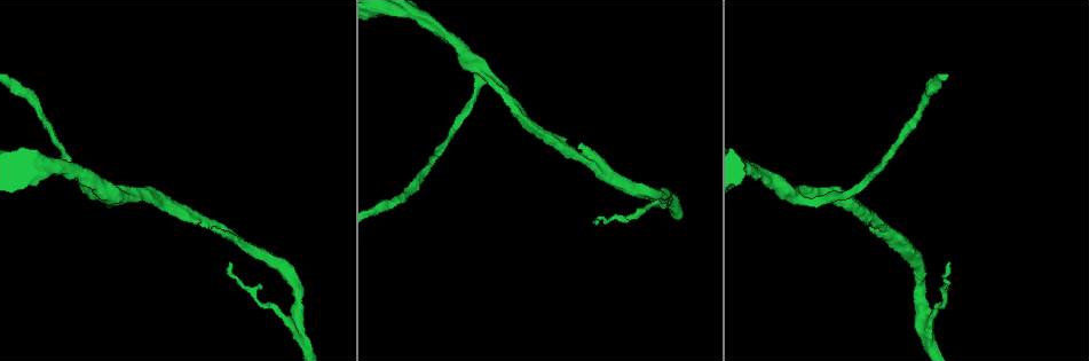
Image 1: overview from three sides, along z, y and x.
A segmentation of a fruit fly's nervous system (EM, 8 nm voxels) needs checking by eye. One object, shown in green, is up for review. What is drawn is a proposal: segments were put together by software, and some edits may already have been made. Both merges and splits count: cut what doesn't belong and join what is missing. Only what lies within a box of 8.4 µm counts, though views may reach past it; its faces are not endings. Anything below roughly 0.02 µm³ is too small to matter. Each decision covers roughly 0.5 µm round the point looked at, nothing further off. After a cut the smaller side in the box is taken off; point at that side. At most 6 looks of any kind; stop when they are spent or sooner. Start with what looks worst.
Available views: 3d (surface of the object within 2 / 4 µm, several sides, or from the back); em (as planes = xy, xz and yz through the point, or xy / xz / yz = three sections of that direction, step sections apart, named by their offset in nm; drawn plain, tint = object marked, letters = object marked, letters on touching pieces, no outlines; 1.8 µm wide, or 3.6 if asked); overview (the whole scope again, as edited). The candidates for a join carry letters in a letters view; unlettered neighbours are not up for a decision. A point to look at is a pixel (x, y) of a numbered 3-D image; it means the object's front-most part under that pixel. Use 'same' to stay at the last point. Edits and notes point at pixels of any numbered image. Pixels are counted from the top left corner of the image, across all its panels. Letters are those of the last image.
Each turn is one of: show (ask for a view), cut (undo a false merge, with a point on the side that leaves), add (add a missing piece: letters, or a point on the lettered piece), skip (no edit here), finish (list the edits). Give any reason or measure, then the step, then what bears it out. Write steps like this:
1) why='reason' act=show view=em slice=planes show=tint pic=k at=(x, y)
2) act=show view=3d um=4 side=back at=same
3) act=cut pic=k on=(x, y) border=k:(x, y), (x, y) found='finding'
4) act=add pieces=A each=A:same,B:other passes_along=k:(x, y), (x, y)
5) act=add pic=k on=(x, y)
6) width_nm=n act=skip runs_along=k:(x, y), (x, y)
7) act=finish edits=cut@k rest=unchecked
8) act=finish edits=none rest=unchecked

why='sudden change in width' act=show view=3d um=2 pic=1 at=(796, 196)

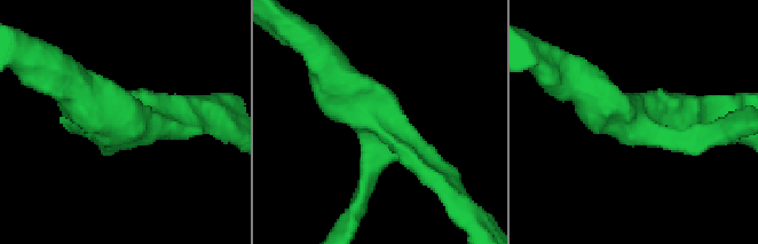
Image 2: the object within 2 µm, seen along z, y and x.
arms=3 why='shape alone is not enough' act=show view=em slice=yz step=4 show=tint pic=2 at=(118, 118)

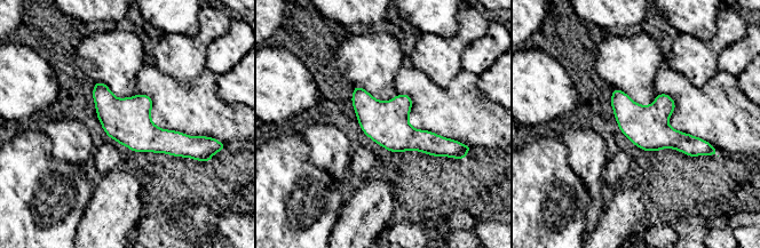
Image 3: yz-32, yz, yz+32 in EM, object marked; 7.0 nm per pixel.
act=show view=em slice=xy step=4 show=letters at=same

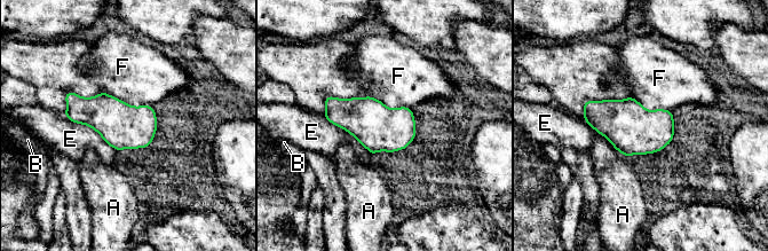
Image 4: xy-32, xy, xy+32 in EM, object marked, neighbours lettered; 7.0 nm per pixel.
act=skip each=A:other,B:other,E:other,F:other border=4:(103, 91), (133, 106), (151, 106) found='one neuron here'

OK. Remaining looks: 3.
why='branch stops here' act=show view=3d um=2 pic=1 at=(949, 264)

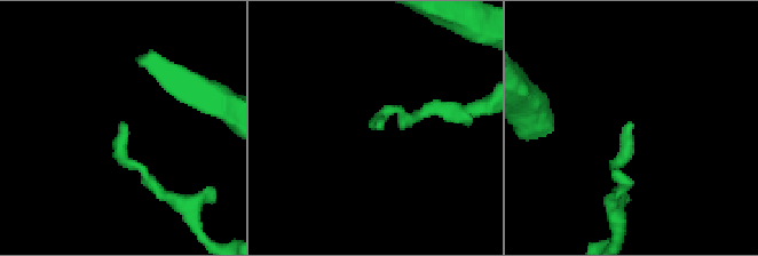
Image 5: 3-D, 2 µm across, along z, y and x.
why='need the tissue' act=show view=em um=3.6 slice=xz step=16 show=letters pic=5 at=(633, 124)

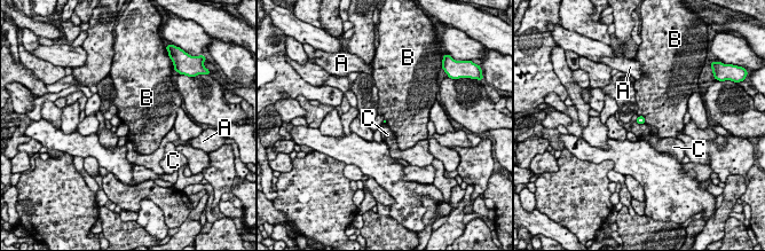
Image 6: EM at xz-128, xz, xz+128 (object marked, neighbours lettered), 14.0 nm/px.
why='another direction' act=show view=em um=3.6 slice=planes show=letters at=same

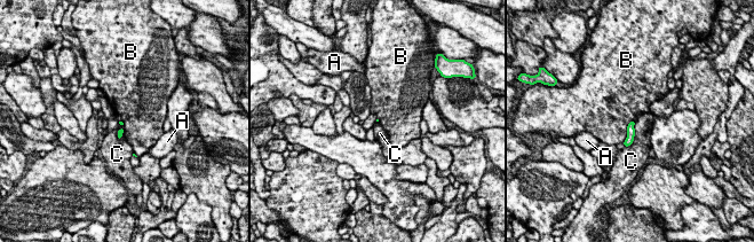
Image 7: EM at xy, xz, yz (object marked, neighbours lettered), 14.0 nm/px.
act=skip each=A:other,B:other,C:other border=7:(635, 122), (634, 140), (625, 147) found='none of them fits'

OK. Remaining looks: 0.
act=finish edits=none rest=unchecked

